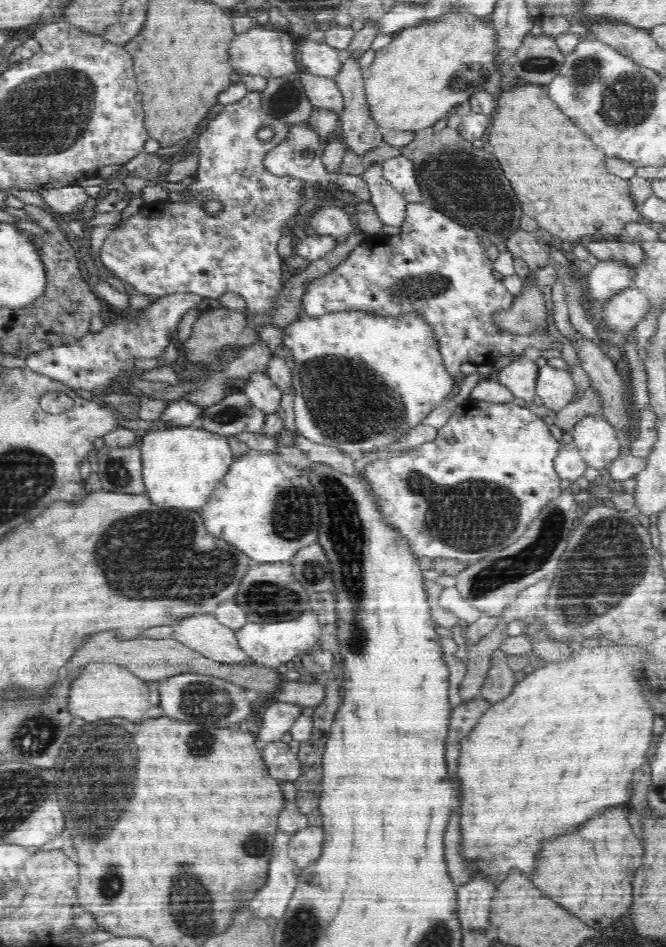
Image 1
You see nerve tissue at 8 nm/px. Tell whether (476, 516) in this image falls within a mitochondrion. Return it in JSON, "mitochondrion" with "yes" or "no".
{"mitochondrion":"yes"}

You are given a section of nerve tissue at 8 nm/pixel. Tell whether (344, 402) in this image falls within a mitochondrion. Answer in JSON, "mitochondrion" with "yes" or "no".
{"mitochondrion":"yes"}

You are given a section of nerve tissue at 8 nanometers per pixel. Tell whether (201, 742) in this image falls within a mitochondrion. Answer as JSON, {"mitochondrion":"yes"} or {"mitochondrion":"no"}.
{"mitochondrion":"yes"}

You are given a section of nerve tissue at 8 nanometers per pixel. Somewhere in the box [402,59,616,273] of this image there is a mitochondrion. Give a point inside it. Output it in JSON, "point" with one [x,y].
{"point":[455,180]}

